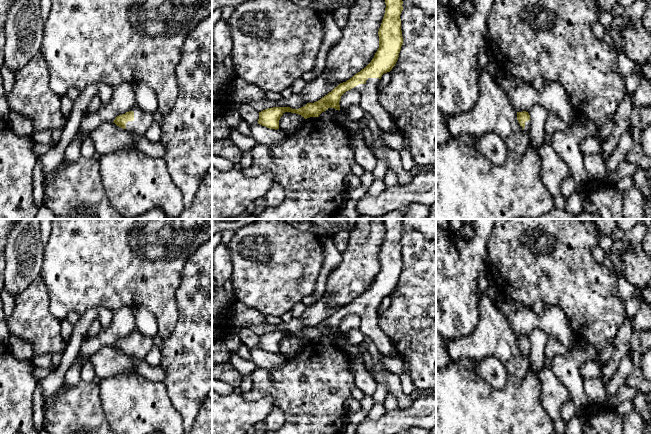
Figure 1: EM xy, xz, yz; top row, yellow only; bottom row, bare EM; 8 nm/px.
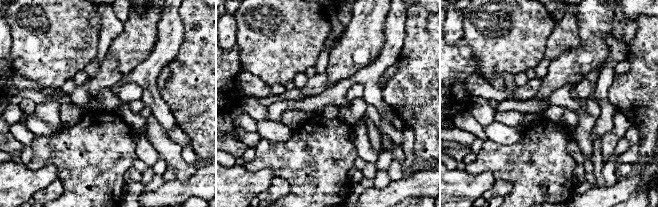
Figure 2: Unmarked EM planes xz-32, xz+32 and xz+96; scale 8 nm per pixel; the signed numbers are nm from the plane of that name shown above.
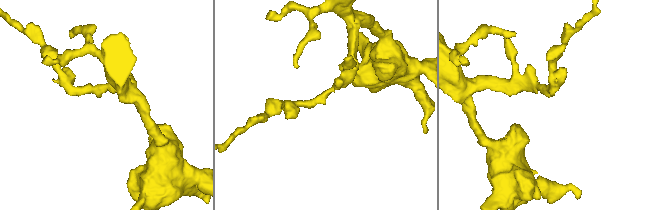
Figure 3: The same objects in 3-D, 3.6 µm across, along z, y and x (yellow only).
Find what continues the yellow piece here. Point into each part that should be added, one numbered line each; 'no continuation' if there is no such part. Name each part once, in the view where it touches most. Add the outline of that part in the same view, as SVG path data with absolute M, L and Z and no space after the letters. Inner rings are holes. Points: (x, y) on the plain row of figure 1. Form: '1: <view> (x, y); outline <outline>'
1: xz (369, 320); outline M368 302L365 308L359 308L352 313L360 318L360 331L373 341L381 356L394 358L395 348L379 326L379 306L379 302Z

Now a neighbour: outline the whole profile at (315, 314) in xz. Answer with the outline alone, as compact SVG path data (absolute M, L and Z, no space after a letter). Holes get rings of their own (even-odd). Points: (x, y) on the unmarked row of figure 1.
M325 292L319 301L306 308L301 316L305 326L314 327L318 325L339 309L339 307L332 308L329 306L329 297L330 295Z

